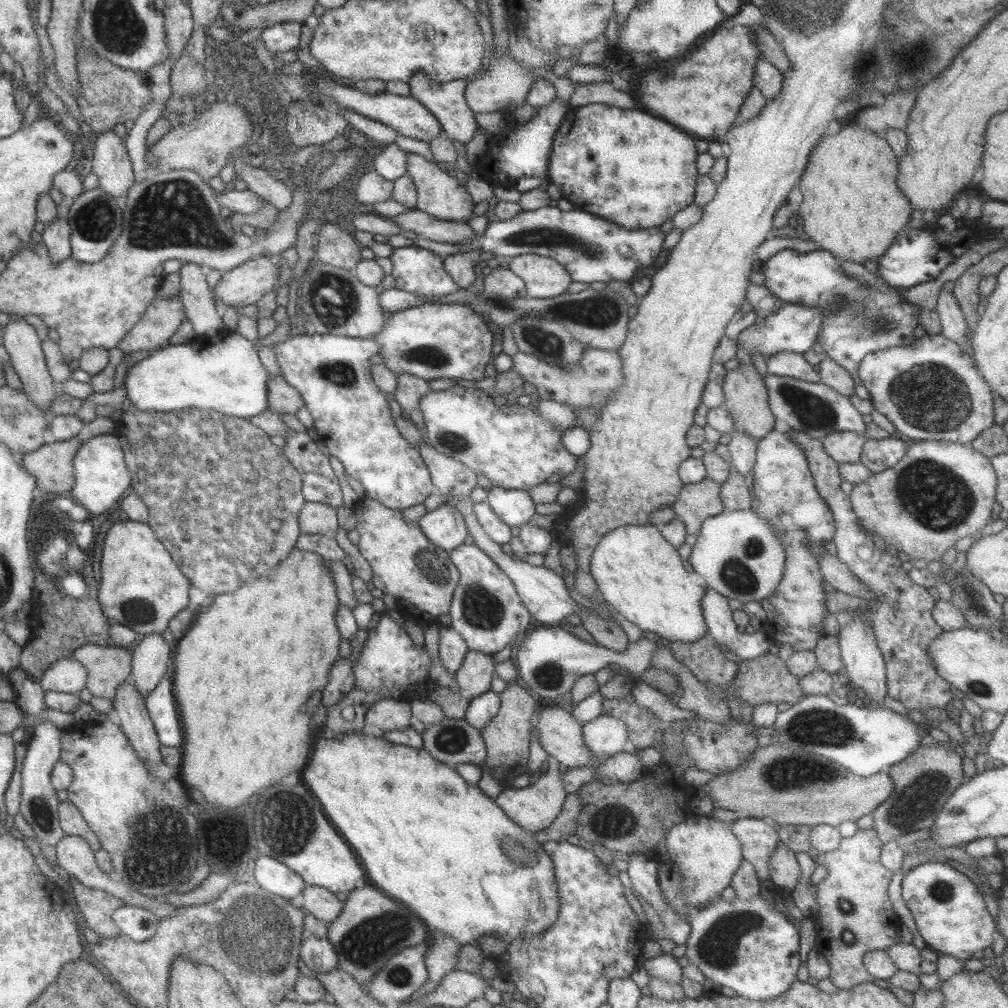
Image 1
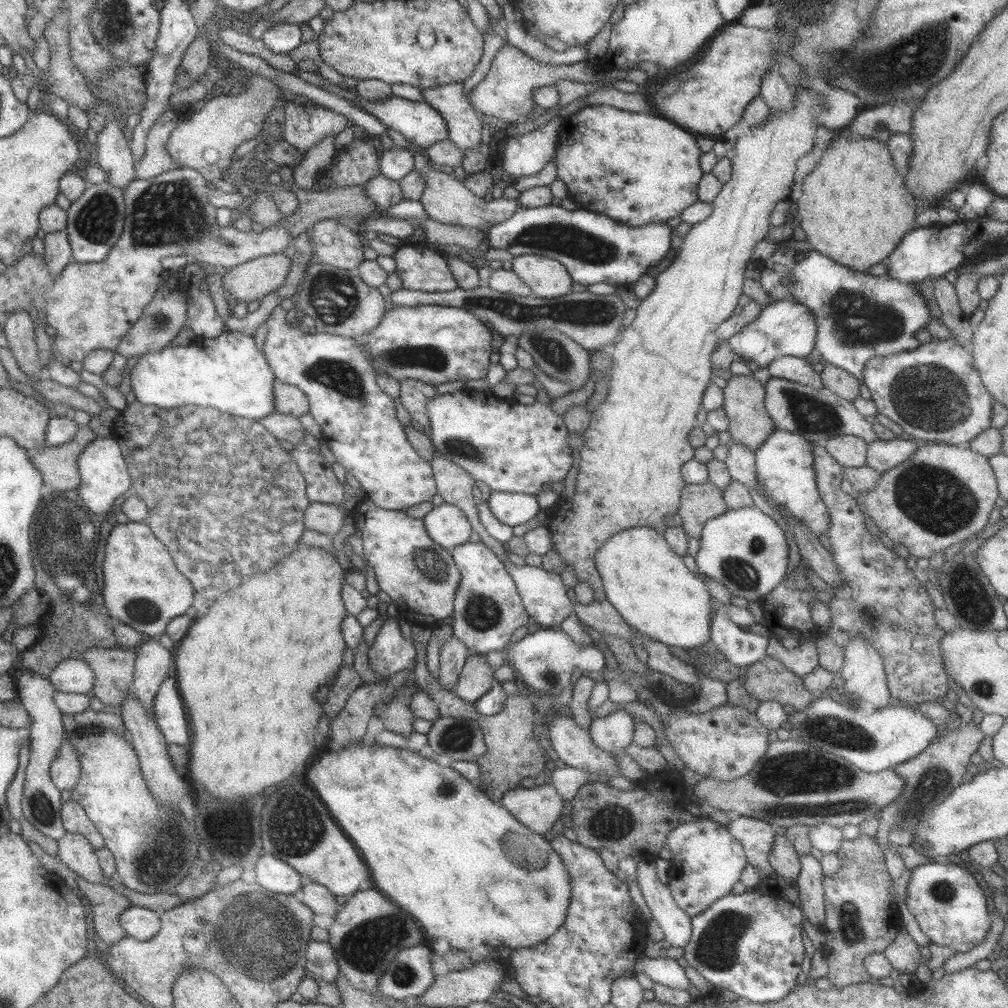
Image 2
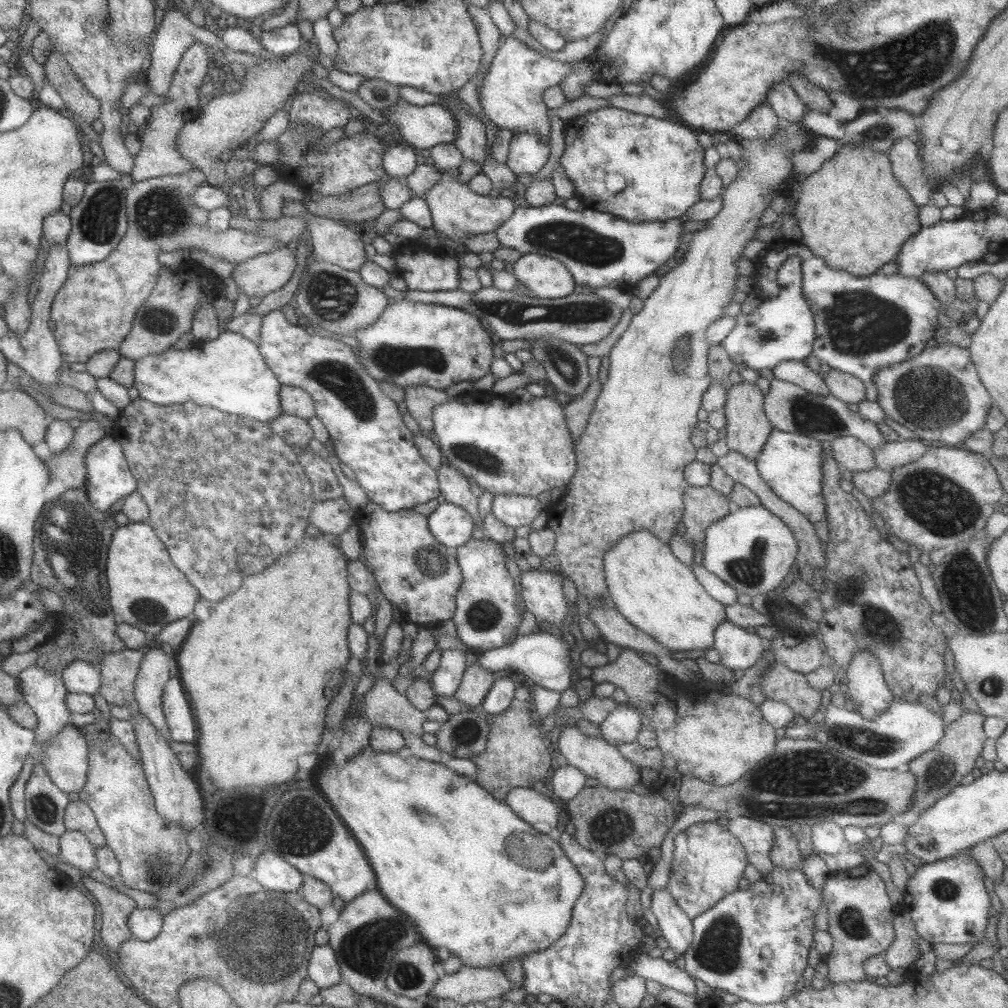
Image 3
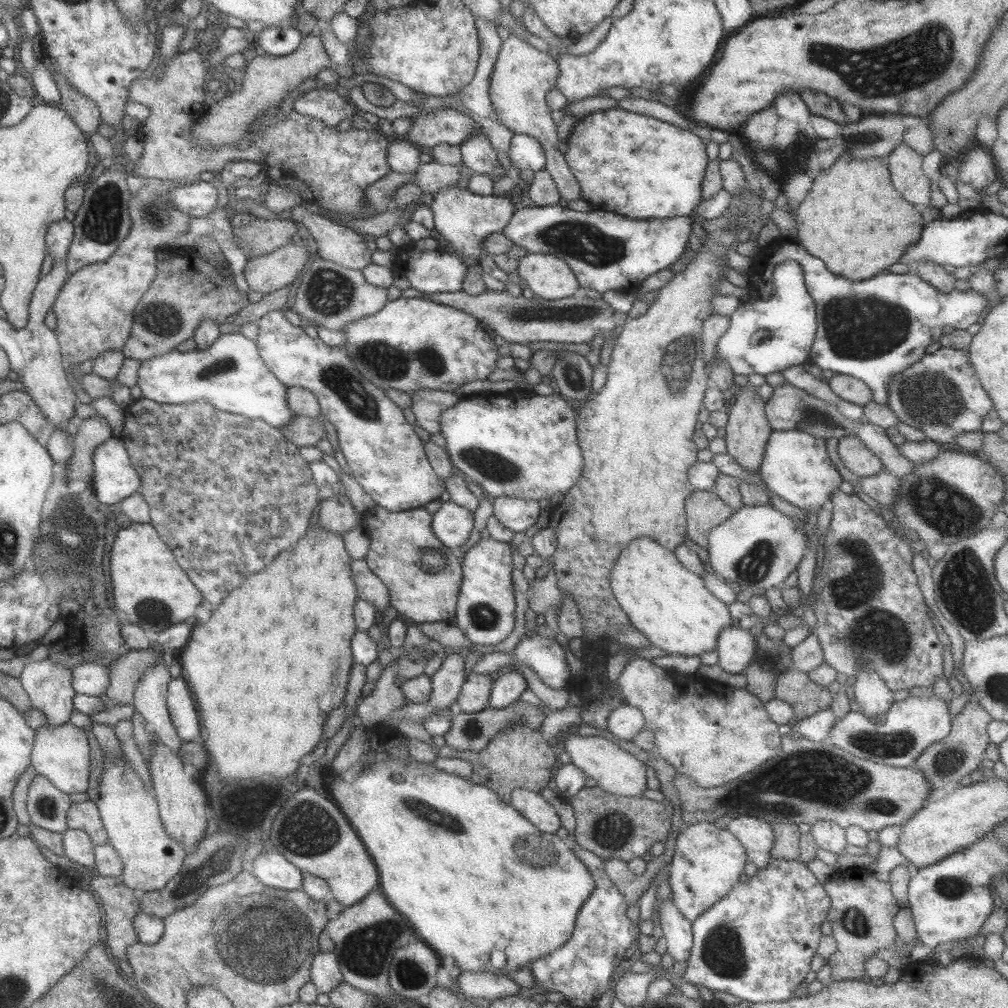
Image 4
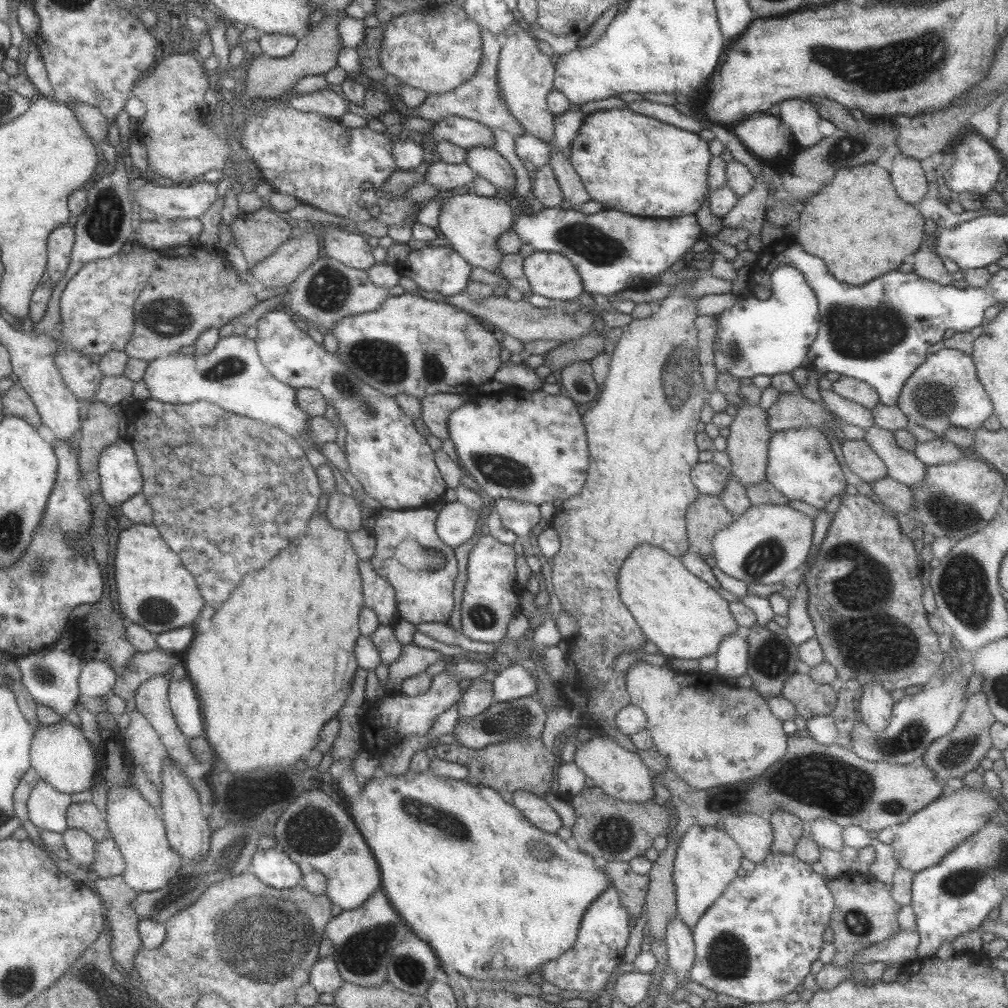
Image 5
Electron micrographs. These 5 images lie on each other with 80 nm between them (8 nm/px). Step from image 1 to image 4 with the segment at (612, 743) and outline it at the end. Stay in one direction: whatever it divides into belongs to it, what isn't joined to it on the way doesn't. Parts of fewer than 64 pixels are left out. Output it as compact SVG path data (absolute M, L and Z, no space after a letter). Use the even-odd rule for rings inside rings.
M622 704L611 711L607 719L609 735L621 740L632 741L645 729L645 718L639 708Z

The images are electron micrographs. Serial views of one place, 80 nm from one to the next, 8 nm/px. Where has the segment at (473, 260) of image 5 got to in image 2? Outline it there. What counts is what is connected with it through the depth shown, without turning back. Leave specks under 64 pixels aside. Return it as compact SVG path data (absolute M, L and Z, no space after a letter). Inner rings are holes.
M416 151L414 155L413 169L416 173L420 173L422 179L426 181L426 188L419 201L423 204L427 216L438 222L479 230L482 226L490 228L510 218L519 209L518 200L500 198L486 202L484 199L478 198L460 180L457 180L450 170L435 167L420 151Z

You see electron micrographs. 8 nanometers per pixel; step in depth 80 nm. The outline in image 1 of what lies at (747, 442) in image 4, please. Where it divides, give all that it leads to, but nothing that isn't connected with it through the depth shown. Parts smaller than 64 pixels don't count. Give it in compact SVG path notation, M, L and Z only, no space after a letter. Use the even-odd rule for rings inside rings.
M740 363L734 369L727 371L723 383L724 405L733 418L735 430L747 432L747 435L759 441L775 429L775 416L769 407L765 379L760 376L754 365Z

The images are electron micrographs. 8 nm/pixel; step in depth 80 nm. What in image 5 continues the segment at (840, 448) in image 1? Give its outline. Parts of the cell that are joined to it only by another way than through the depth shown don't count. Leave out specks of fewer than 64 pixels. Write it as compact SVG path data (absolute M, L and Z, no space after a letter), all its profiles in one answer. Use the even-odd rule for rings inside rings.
M844 439L841 447L846 466L863 481L869 483L888 475L884 461L865 439Z

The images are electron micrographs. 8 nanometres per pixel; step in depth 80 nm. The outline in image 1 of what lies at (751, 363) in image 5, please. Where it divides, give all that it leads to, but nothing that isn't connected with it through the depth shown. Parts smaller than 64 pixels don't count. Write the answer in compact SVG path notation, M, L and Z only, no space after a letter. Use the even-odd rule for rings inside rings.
M786 303L776 312L772 312L762 322L744 329L736 340L737 344L741 344L750 354L759 352L765 358L784 351L792 351L803 355L804 352L811 350L814 346L822 321L823 310L820 307Z

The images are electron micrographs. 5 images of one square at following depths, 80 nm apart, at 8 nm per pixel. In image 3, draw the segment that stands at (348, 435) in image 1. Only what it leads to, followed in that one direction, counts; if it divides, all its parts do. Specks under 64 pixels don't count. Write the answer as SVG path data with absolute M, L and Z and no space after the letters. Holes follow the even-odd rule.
M276 309L263 316L259 349L266 364L273 370L282 385L303 388L314 401L315 416L329 432L329 439L335 454L356 474L359 485L366 491L368 500L379 504L387 511L396 512L424 504L441 495L437 471L432 468L414 444L412 431L404 425L397 402L389 398L380 388L379 382L370 376L360 362L355 347L325 337L319 332L308 334L306 329L290 323L282 309Z

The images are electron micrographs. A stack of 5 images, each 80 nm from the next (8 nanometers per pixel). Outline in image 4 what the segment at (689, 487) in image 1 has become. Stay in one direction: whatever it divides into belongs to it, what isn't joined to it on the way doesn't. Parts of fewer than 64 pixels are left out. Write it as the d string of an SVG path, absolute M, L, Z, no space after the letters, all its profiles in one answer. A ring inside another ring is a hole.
M694 489L686 497L685 511L688 538L707 548L712 528L728 520L735 510L713 490Z

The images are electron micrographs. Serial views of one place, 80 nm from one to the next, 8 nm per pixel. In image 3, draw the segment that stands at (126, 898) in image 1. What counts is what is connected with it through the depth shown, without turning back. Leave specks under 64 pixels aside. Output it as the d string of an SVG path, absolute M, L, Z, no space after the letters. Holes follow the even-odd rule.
M66 830L62 836L59 836L58 857L64 864L75 866L82 874L98 869L95 849L86 835L78 830Z

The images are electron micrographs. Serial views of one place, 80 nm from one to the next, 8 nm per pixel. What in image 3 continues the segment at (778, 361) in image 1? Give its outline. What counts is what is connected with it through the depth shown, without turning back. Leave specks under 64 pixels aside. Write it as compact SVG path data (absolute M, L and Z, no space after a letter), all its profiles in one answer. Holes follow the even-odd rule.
M785 360L771 368L772 374L780 380L796 384L812 394L828 396L828 386L823 379L822 373L814 372L803 361Z

